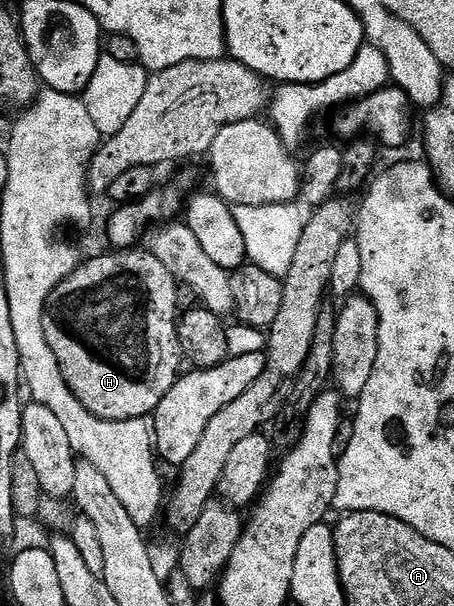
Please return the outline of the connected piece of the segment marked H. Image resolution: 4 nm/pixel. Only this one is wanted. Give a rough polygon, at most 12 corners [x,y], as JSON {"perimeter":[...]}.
{"perimeter":[[148,249],[78,262],[43,333],[77,400],[145,419],[182,374]]}

